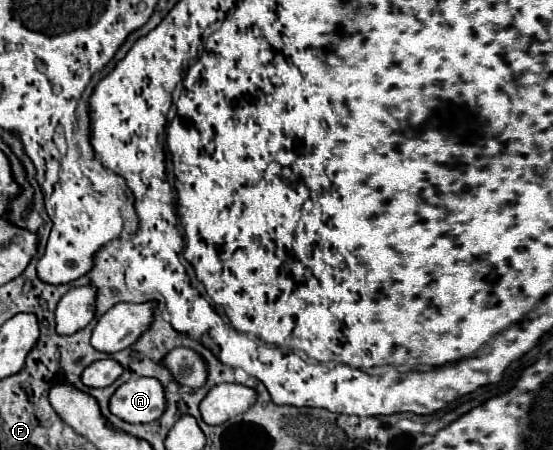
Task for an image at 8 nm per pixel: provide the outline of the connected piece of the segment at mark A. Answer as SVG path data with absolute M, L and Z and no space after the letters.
M131 378L111 396L111 412L127 422L153 422L165 412L165 388L157 378Z

